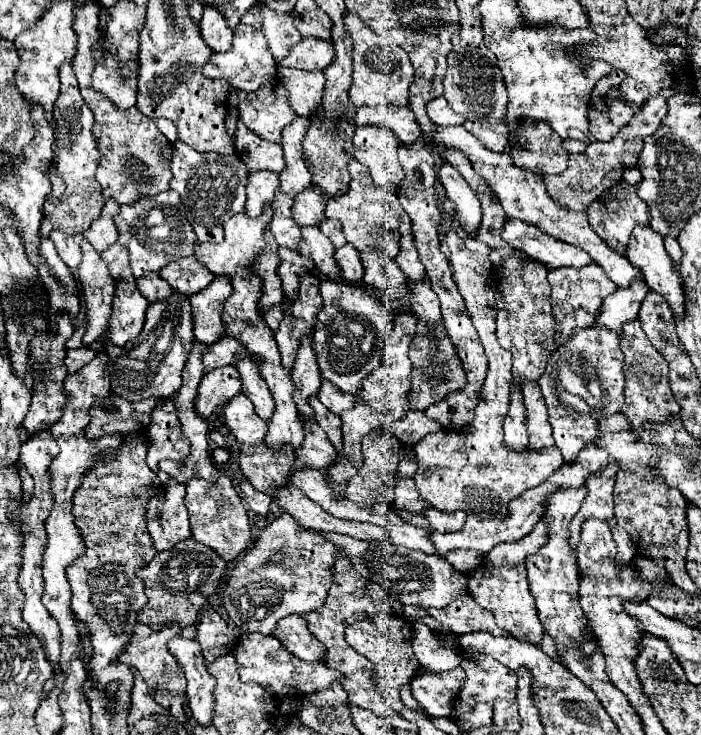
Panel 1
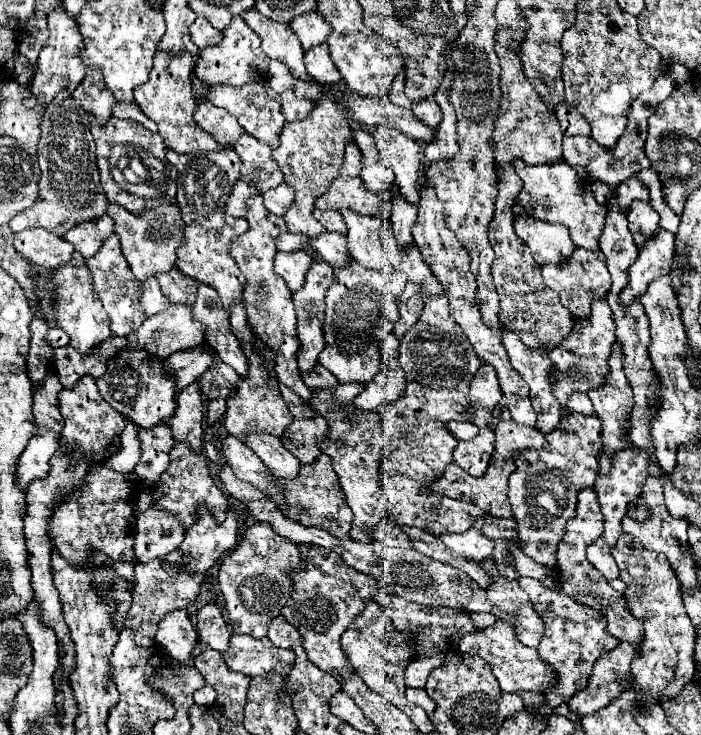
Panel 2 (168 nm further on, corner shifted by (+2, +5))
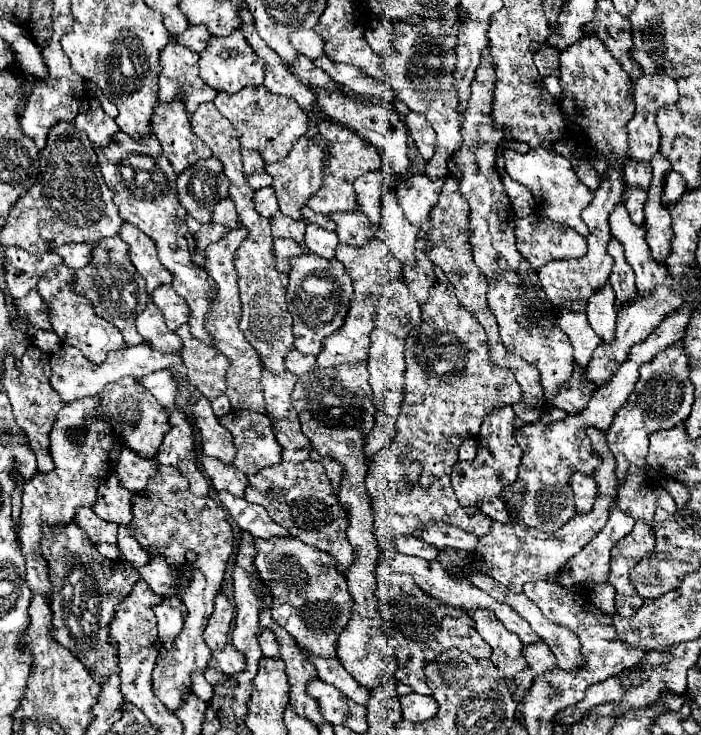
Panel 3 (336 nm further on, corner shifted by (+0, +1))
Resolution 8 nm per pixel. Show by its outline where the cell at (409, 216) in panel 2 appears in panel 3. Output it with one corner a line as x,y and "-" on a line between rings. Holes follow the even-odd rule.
424,174
408,176
402,182
398,182
396,198
400,208
404,210
404,216
410,220
410,224
420,228
428,220
428,214
438,200
440,186
442,186
440,180
432,182

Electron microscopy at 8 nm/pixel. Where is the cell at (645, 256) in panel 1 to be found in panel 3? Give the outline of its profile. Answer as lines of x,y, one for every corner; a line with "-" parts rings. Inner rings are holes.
626,188
626,200
624,206
628,210
628,214
632,216
632,222
636,226
644,226
644,200
646,200
646,192
640,188

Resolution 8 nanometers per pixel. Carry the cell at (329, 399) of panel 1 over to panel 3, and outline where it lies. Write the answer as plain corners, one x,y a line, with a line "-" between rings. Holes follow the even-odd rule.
290,350
286,356
286,368
296,374
296,376
304,376
308,372
316,372
318,364
316,364
316,356
302,356
298,350

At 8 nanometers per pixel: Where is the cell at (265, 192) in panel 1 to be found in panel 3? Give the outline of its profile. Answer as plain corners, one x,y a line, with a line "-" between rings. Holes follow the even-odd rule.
226,198
226,200
222,200
222,202
218,202
214,206
212,220
218,222
218,224
224,224
228,228
238,228
240,216
238,216
238,212
236,212
236,208
234,208
234,204
232,204
230,198

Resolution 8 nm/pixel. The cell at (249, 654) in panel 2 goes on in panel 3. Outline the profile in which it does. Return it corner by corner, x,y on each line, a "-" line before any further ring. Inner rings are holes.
228,644
224,650
212,652
212,660
210,660
208,666
234,676
234,674
244,672
244,668
246,668
246,656
240,654
232,644

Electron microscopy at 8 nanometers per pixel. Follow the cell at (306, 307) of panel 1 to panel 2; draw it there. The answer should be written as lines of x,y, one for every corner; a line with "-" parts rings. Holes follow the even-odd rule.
306,250
278,252
274,258
276,272
286,280
288,288
296,292
304,284
304,276
312,264
312,256

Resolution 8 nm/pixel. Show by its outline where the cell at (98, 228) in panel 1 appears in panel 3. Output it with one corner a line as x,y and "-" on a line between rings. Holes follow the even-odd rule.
78,242
78,244
66,244
60,248
54,248
54,252
58,256
62,256
64,264
78,270
78,268
84,268
92,260
92,246
94,244
80,244

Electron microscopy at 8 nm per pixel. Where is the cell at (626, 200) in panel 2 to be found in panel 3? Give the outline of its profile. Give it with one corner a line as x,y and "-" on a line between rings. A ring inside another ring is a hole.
630,160
626,164
626,168
624,168
624,176
626,176
626,184
630,188
644,188
644,190
648,190
648,184
652,182
652,166

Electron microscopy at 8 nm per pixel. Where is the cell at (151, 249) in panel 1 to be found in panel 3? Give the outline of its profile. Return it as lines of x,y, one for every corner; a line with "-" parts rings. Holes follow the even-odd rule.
124,222
118,236
130,246
130,260
134,264
134,268
138,270
138,274
146,280
146,292
152,294
154,288
158,288
160,284
170,284
172,282
172,274
160,264
158,252
156,252
156,244
152,244
152,240
148,240
148,236
144,236
144,232
140,232
136,226

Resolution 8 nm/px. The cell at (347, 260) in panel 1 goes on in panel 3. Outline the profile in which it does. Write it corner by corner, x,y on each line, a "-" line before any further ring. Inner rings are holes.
308,224
304,244
308,246
310,252
314,252
322,258
334,258
336,246
338,246
338,236
334,232
320,228
318,224

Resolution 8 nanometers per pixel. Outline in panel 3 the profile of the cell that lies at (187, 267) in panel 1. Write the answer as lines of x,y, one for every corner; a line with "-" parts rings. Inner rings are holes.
170,284
156,288
156,292
152,292
152,300
162,310
166,326
170,330
178,330
182,324
188,324
190,308
188,304
184,304
184,300
180,300
180,296
176,296

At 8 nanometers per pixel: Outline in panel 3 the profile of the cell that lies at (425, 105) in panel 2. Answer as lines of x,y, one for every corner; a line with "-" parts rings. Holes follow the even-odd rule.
410,112
406,116
406,126
408,126
408,130
410,130
422,158
430,160
432,154
434,154
436,134
432,132
432,126
428,124
428,120
424,120
424,116
420,116
420,112

